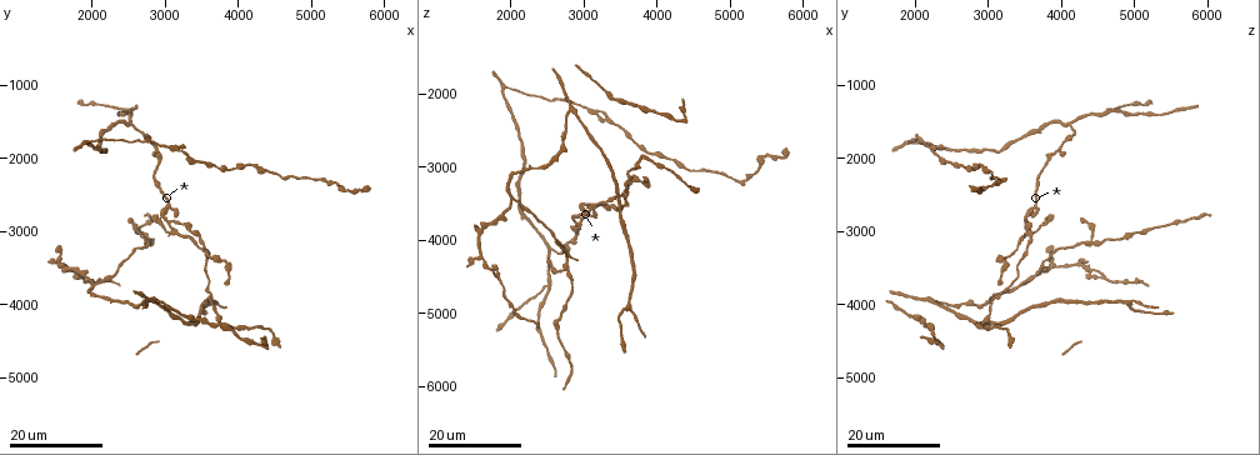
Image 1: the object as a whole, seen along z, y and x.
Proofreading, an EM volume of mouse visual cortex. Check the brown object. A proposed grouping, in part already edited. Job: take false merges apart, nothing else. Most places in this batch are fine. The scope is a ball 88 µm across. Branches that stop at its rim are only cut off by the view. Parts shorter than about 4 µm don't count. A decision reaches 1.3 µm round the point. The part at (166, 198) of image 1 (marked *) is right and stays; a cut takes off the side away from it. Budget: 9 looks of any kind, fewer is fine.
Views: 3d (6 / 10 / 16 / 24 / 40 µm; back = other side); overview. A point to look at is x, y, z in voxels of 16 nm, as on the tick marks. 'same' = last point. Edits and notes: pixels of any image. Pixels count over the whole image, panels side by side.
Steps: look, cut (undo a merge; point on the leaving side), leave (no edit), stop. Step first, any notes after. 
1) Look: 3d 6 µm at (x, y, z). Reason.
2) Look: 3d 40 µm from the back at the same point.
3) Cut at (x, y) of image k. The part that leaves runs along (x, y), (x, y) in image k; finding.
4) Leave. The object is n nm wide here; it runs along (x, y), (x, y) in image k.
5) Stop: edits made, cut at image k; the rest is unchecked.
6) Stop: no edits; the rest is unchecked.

Look: 3d 24 µm at (2750, 3150, 4450). Thin arm on a thick one.

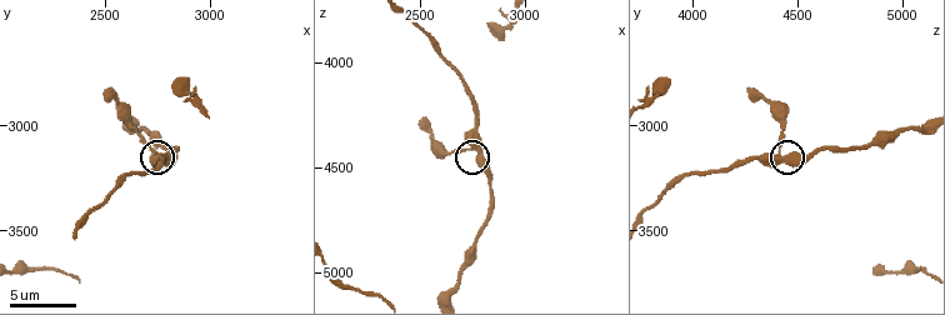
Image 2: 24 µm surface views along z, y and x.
Look: 3d 6 µm at (2770, 3160, 4410).

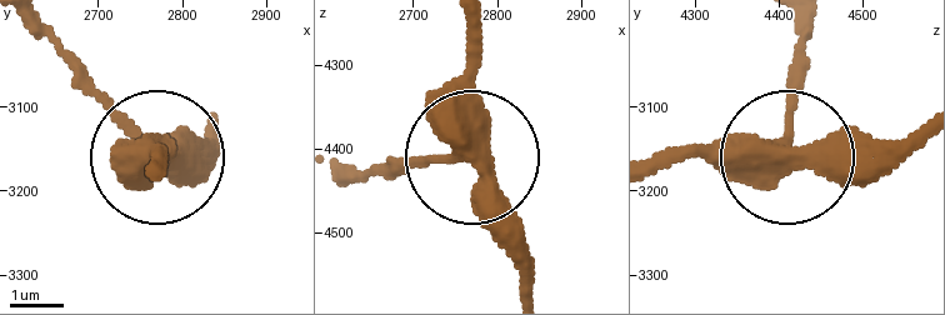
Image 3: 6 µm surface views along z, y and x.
Look: 3d 6 µm from the back at (2765, 3160, 4405). From behind.

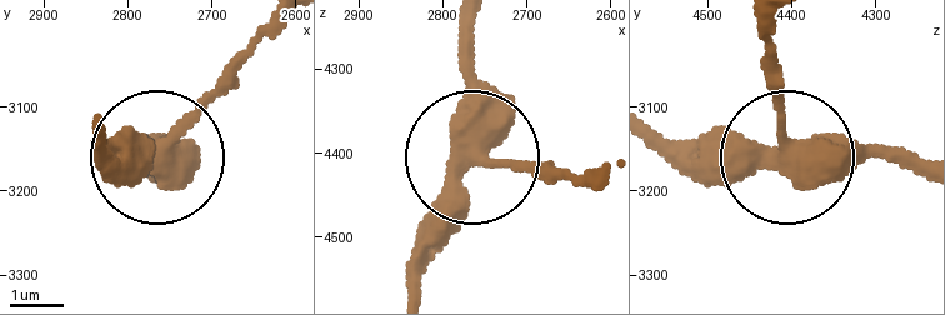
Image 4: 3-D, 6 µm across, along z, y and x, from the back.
Leave. The side arm is 8 µm long; it runs along (468, 31), (471, 149), (503, 166), (593, 166) in image 4; continuous, no second neuron.

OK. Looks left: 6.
Look: 3d 24 µm at (2550, 1500, 4150). Three arms meet.

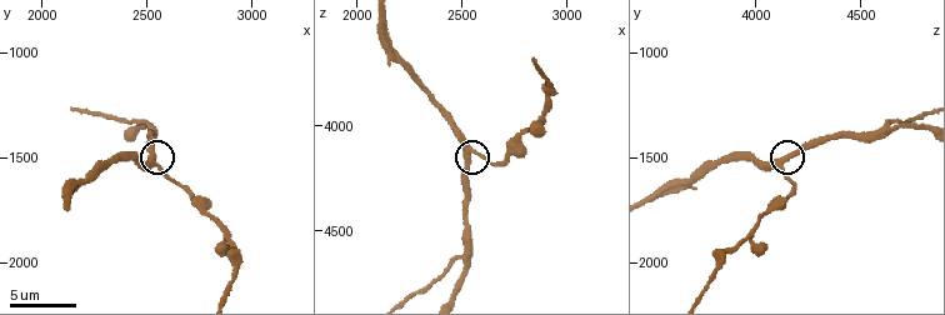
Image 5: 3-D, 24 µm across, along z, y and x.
Look: 3d 10 µm at (2510, 1500, 4130).

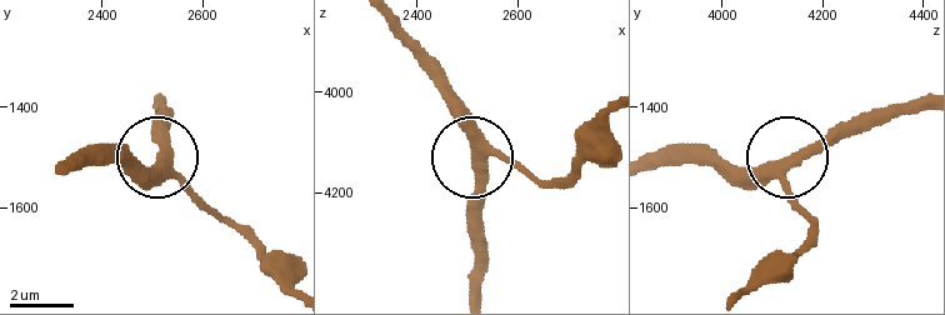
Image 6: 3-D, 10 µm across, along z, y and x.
Leave. The object is 340 nm wide here; it runs along (609, 115), (550, 180), (480, 159), (478, 218) in image 6; all the same neuron.

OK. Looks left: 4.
Look: 3d 16 µm at (3100, 3000, 3550). Three arms meet.

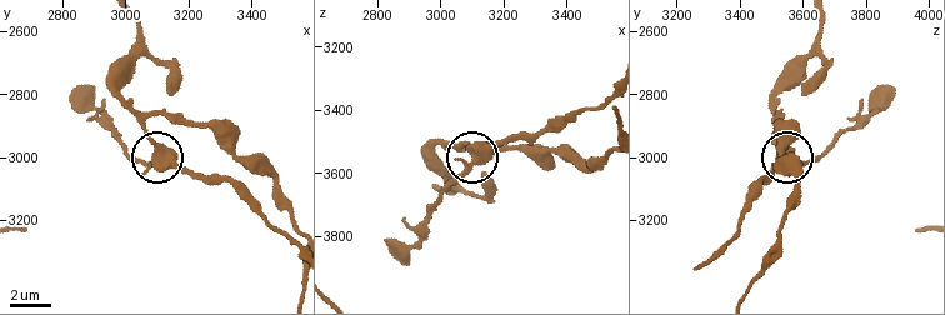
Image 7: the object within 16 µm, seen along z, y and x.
Look: 3d 10 µm at (3110, 3000, 3560). Zoom in.

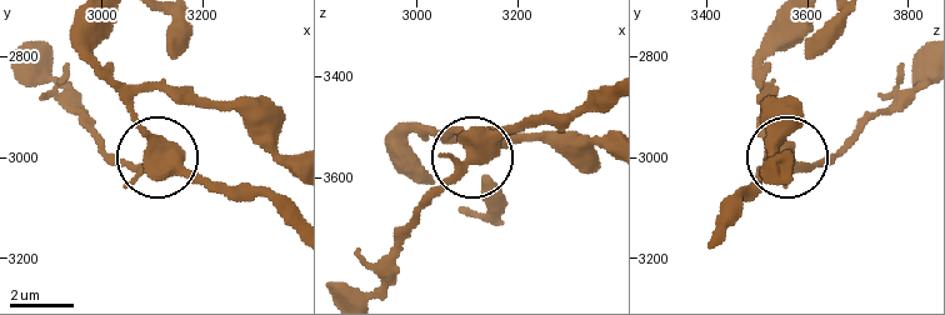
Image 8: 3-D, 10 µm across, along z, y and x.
Look: 3d 6 µm at (3110, 3005, 3560). Zoom in.

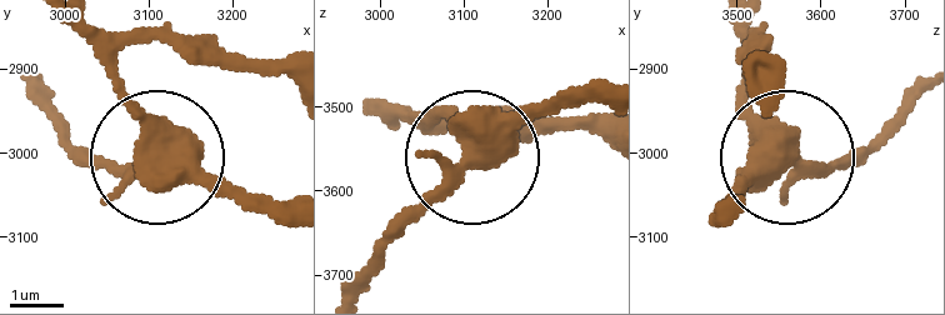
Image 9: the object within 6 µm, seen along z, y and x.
Leave. It runs along (88, 31), (150, 149), (119, 166), (69, 158) in image 9; one neuron here.

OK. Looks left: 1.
Stop: no edits; the rest is unchecked.

